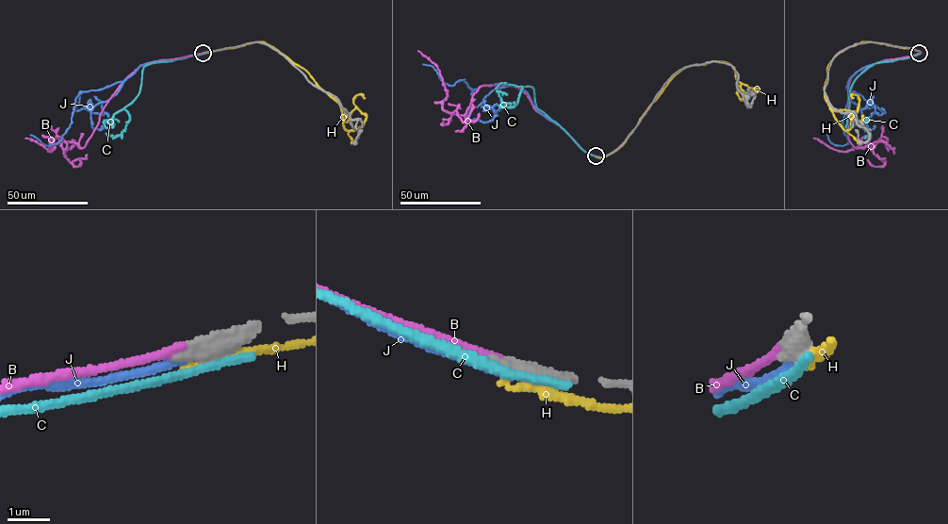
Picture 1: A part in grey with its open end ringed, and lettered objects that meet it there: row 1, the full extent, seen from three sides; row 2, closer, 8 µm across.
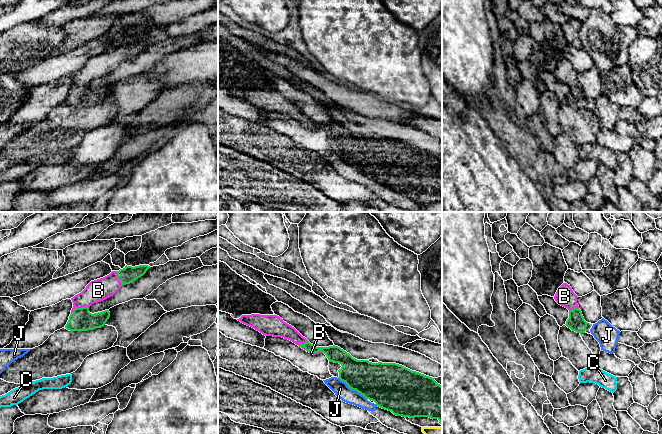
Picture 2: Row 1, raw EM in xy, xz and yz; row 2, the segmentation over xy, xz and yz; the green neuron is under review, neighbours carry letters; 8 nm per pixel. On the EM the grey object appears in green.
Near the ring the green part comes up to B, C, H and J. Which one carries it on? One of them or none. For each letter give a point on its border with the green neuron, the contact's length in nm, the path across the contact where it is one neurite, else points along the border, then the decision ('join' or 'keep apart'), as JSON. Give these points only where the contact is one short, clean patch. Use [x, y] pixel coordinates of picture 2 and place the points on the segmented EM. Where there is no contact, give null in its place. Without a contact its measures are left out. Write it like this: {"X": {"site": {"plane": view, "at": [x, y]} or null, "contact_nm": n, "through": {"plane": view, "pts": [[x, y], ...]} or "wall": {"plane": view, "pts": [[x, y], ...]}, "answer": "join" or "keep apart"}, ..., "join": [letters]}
{"B": {"site": {"plane": "xy", "at": [79, 308]}, "contact_nm": 150, "answer": "join"}, "C": {"site": null, "answer": "keep apart"}, "H": {"site": null, "answer": "keep apart"}, "J": {"site": {"plane": "xz", "at": [352, 389]}, "contact_nm": 300, "answer": "keep apart"}, "join": ["B"]}

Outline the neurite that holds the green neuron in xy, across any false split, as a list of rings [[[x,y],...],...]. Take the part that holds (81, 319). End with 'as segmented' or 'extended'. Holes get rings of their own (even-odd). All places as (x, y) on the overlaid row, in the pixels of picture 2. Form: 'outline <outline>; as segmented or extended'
outline [[[126,265],[119,271],[112,271],[103,278],[91,281],[81,293],[71,298],[73,308],[65,328],[70,331],[88,331],[103,327],[110,317],[109,310],[92,314],[89,307],[113,296],[123,285],[143,276],[149,268],[148,265]]]; extended

